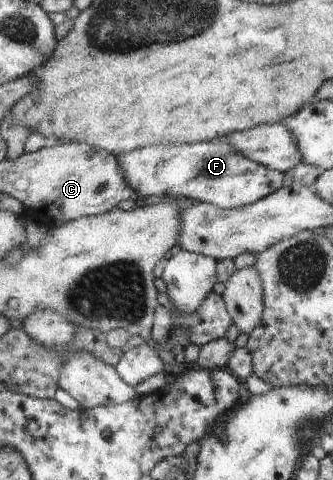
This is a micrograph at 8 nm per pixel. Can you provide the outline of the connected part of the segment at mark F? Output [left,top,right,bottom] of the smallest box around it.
[118,141,284,209]

